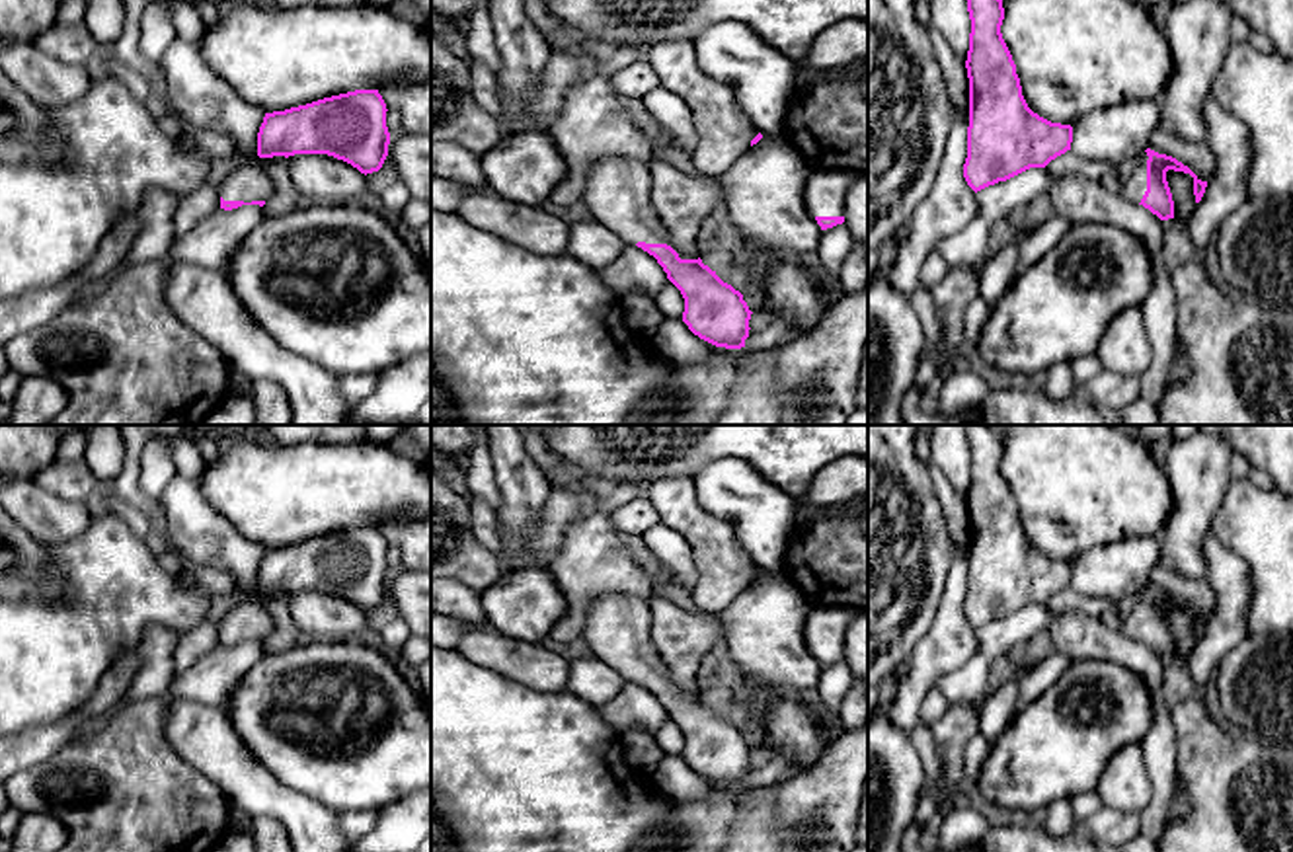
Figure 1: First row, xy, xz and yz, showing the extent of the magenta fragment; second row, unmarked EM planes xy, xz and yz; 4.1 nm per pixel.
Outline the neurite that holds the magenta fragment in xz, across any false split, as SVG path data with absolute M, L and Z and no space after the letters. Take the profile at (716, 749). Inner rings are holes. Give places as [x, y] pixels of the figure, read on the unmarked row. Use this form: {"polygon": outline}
{"polygon": "M630 597L595 600L583 638L593 655L657 696L685 735L683 758L694 772L716 784L745 784L753 749L743 731L724 719L700 694L683 696L675 688L653 643L649 600Z"}

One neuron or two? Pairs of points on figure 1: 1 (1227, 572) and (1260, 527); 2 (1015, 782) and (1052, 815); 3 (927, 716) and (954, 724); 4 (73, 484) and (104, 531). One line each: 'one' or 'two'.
1: two
2: two
3: two
4: two

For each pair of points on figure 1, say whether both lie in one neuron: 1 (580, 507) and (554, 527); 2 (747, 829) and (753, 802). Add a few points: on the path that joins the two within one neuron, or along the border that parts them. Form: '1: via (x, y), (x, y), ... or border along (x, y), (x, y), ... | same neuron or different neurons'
1: via (574, 507), (560, 521) | same neuron
2: via (753, 823), (753, 808) | same neuron

